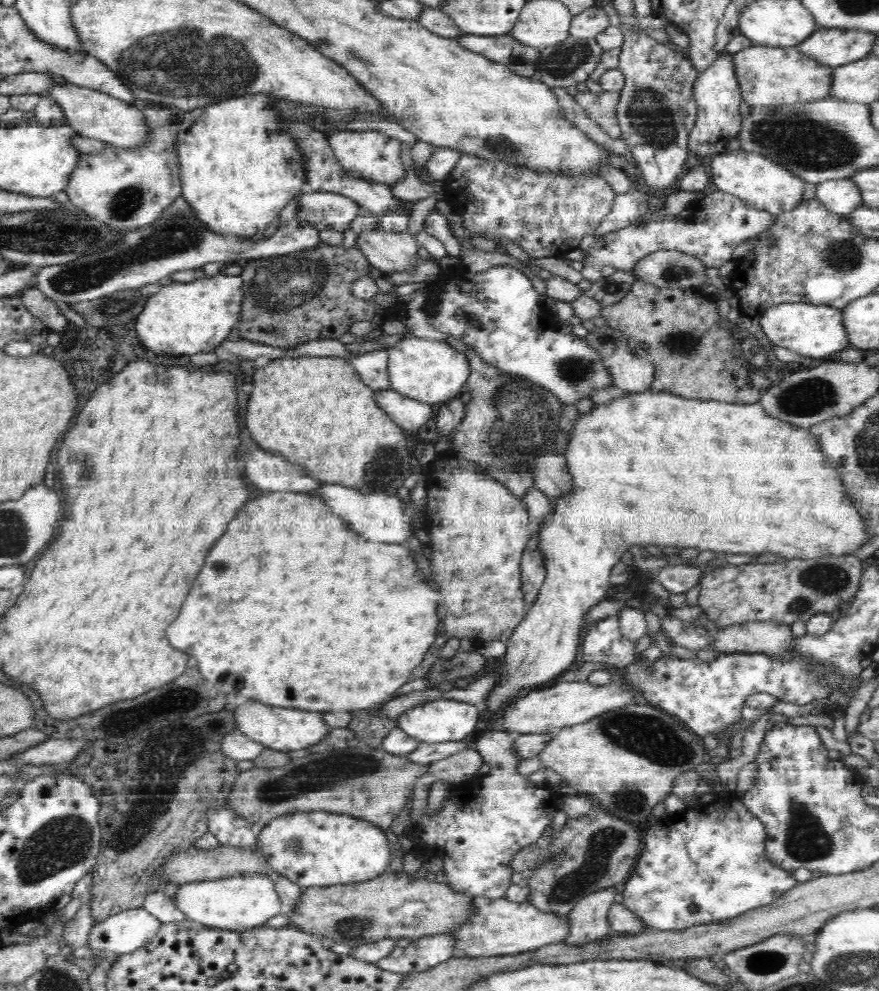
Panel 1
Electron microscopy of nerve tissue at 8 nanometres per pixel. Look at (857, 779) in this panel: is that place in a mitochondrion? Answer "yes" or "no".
no

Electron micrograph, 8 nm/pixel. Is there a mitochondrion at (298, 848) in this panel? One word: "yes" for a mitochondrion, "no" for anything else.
yes

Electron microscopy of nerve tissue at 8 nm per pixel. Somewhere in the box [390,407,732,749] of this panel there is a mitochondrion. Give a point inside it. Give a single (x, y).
(456, 665)

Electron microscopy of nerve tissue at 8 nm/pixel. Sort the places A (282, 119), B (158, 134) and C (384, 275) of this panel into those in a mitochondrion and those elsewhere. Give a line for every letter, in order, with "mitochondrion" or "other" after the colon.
A: other
B: other
C: other

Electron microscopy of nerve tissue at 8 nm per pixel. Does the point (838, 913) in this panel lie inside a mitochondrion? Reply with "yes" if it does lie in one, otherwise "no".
no

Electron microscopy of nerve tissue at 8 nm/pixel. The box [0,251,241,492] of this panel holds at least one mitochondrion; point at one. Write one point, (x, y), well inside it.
(124, 304)

